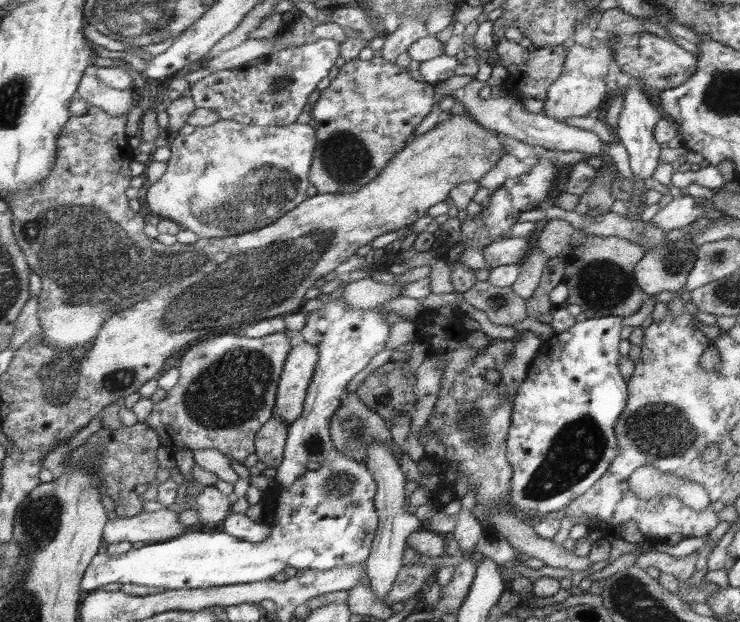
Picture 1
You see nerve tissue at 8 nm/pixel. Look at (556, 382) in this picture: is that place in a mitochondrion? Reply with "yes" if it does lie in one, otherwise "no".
no

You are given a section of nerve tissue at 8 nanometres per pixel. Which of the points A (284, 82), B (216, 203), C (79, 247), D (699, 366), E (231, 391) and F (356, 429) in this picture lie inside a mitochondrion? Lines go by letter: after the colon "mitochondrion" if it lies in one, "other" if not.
A: mitochondrion
B: mitochondrion
C: mitochondrion
D: other
E: mitochondrion
F: mitochondrion

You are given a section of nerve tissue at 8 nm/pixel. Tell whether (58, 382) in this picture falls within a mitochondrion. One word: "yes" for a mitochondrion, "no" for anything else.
yes

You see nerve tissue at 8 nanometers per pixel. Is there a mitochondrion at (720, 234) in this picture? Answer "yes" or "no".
no

